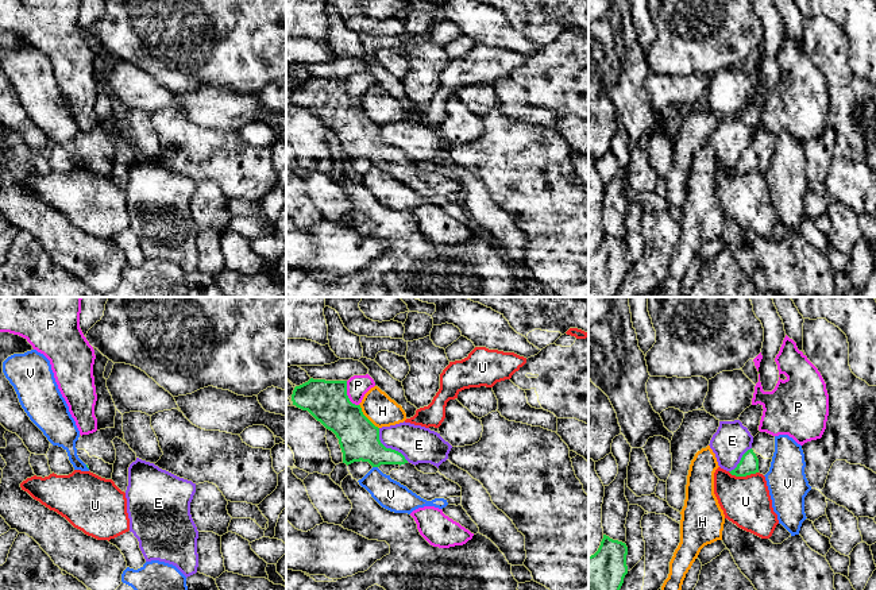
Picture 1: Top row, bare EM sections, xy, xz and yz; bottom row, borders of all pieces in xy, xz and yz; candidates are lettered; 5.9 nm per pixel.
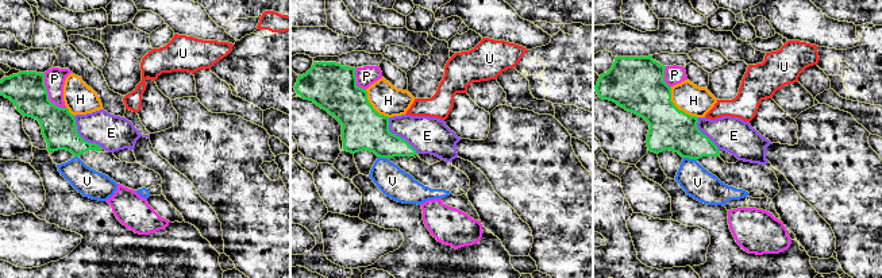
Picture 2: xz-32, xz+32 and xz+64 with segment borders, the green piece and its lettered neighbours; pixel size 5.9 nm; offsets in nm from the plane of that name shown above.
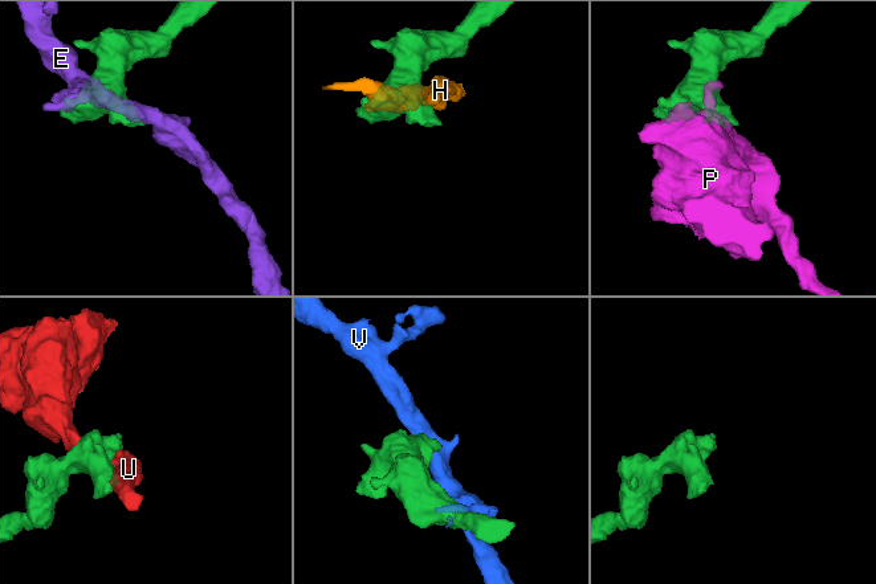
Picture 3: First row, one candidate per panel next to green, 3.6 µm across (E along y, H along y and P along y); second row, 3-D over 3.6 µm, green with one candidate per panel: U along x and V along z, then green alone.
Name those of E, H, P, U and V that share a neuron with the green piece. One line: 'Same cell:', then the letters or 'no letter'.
Same cell: no letter

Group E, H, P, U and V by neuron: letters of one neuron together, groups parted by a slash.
E / H / P / U / V

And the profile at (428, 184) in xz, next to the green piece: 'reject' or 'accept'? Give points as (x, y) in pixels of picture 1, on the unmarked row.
accept

